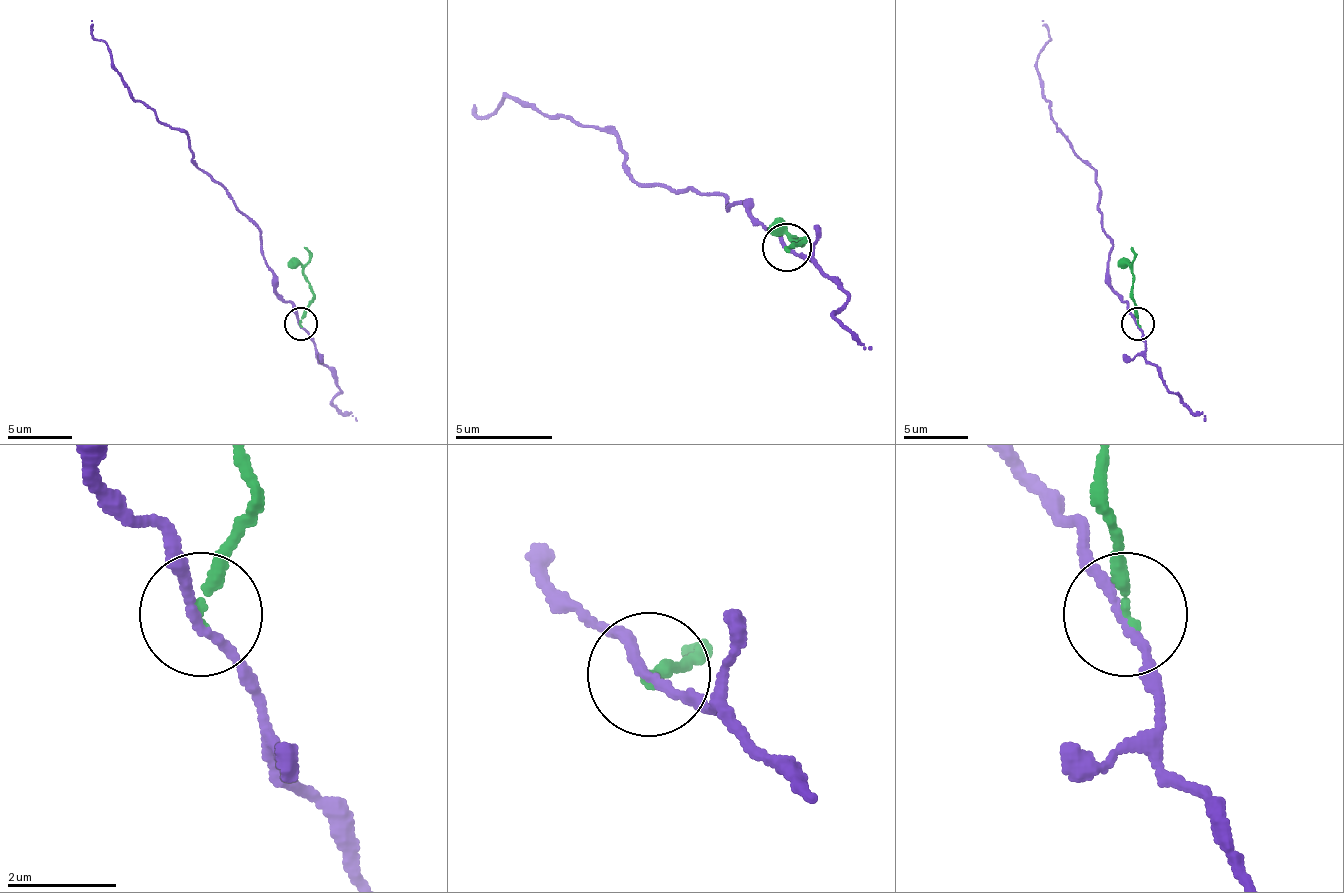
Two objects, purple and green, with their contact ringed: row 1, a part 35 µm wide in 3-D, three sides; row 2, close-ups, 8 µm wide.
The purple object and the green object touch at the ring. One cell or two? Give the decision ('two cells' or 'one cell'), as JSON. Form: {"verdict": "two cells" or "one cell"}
{"verdict": "two cells"}

